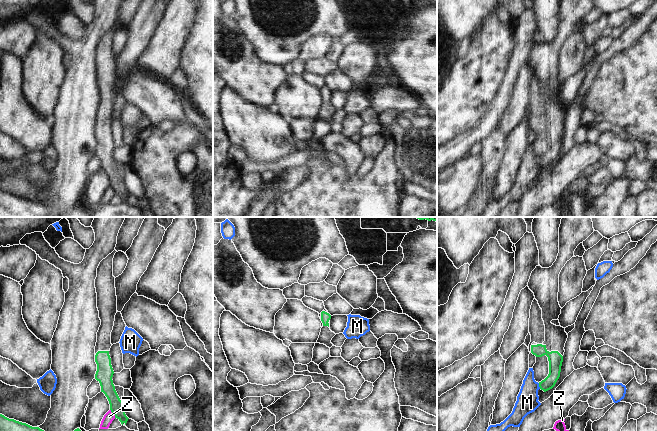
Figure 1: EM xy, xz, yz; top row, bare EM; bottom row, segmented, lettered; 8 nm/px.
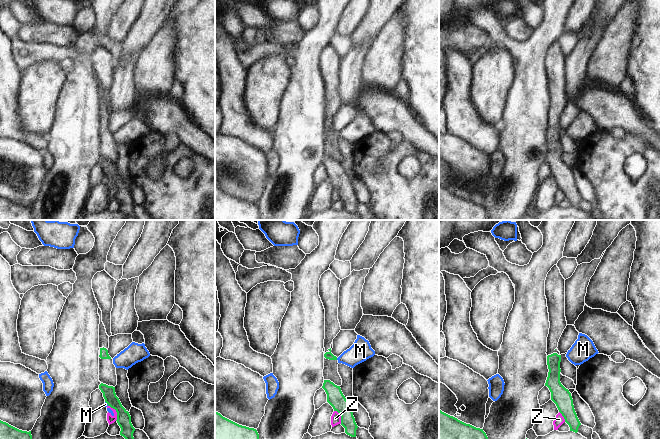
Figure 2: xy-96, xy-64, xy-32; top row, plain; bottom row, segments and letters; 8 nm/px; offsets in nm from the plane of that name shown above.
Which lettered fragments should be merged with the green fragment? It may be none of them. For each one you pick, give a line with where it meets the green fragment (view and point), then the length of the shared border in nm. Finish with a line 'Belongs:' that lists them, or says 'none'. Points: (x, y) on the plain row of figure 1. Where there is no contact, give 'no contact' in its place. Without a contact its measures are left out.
Belongs: none

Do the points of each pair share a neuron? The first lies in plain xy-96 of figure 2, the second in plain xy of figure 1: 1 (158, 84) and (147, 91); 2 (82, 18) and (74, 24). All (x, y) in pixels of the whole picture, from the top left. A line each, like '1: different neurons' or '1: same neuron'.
1: different neurons
2: different neurons

